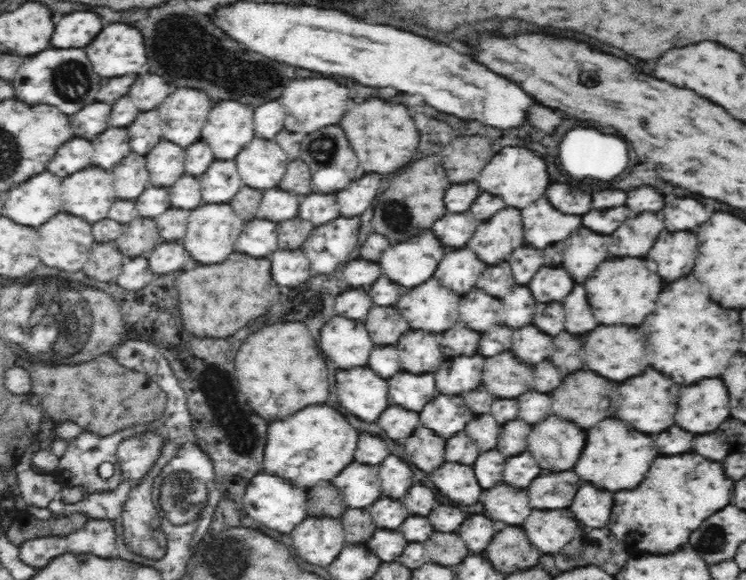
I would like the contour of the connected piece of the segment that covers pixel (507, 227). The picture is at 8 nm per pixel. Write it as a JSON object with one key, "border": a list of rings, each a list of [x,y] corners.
{"border":[[[506,208],[494,214],[494,218],[480,224],[470,242],[466,242],[466,246],[488,264],[506,260],[506,256],[522,244],[522,220],[520,210],[516,208]]]}

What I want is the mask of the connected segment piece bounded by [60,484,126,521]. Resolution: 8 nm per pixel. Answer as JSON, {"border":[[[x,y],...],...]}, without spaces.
{"border":[[[118,484],[115,490],[98,491],[74,504],[65,504],[60,515],[78,512],[90,515],[92,519],[121,520],[124,500],[124,484]]]}

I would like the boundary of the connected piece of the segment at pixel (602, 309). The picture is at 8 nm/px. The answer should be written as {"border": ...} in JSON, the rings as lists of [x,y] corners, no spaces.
{"border":[[[640,258],[606,260],[584,282],[588,302],[594,310],[594,318],[598,324],[606,324],[606,326],[642,324],[646,314],[650,314],[654,310],[654,302],[656,302],[662,286],[664,286],[664,282],[660,280],[660,276],[656,272],[656,264],[652,260],[640,260]]]}

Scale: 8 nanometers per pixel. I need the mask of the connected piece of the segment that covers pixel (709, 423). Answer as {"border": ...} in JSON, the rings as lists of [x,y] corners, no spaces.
{"border":[[[704,378],[680,390],[676,424],[682,430],[704,434],[716,430],[730,416],[728,392],[718,378]]]}

